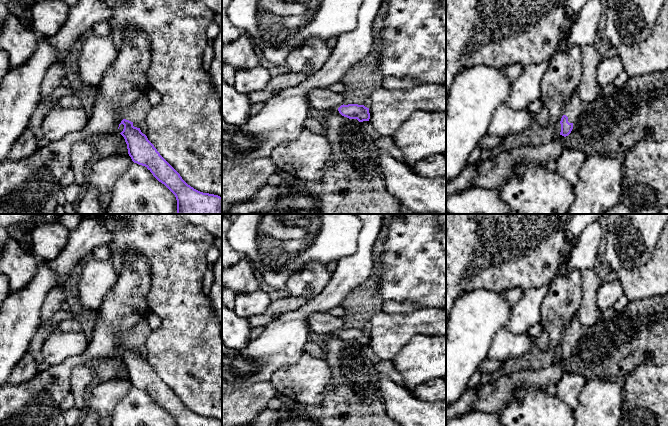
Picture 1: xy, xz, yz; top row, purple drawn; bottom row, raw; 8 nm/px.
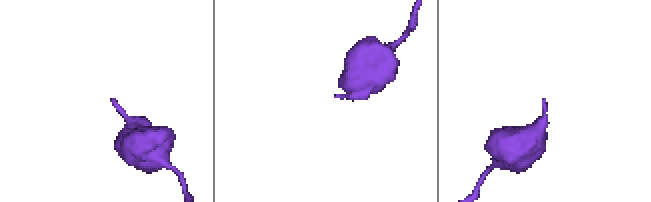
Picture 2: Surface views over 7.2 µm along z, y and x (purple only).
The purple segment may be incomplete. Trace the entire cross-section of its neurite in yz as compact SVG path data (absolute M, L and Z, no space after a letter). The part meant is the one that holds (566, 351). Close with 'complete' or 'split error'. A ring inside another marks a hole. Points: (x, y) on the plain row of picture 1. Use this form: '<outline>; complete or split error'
M574 316L571 321L566 325L565 332L563 334L563 340L561 342L561 356L560 359L568 360L572 353L573 347L576 346L583 333L582 325L577 316Z; split error

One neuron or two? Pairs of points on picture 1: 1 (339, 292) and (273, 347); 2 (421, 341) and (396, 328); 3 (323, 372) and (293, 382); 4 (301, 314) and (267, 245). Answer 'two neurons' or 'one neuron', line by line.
1: one neuron
2: two neurons
3: one neuron
4: two neurons

